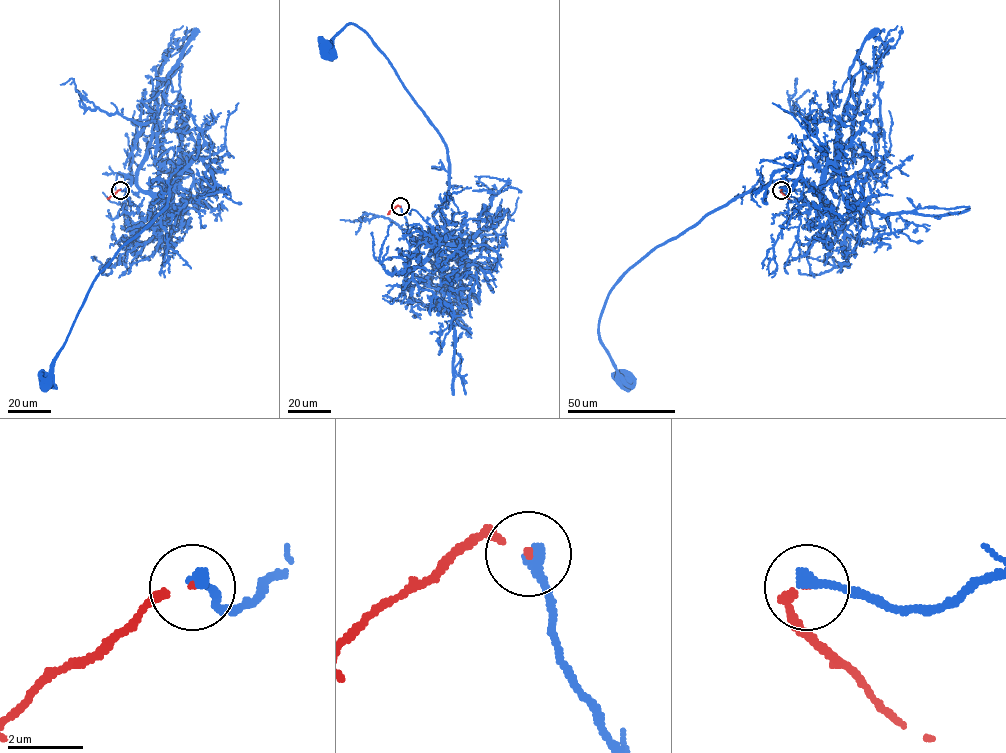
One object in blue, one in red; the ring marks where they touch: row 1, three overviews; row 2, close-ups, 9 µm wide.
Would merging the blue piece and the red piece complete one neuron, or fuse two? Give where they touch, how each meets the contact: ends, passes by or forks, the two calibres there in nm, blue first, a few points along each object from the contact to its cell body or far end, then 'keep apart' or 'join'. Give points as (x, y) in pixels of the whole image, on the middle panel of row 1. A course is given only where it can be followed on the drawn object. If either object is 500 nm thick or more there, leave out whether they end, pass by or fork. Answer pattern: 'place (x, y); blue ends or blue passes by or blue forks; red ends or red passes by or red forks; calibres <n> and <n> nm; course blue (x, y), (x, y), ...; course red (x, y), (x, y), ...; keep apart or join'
place (400, 206); blue ends; red ends; calibres 360 and 130 nm; course blue (400, 206), (422, 263), (441, 237), (434, 213), (448, 188), (443, 140), (358, 26), (349, 23), (324, 47); course red (400, 206), (397, 205), (387, 214); join

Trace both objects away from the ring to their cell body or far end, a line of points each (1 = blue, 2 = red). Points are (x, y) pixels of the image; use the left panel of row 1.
1: (120, 190), (143, 219), (161, 189), (154, 179), (161, 179), (168, 186), (167, 205), (98, 275), (44, 381)
2: (120, 190), (107, 198)

